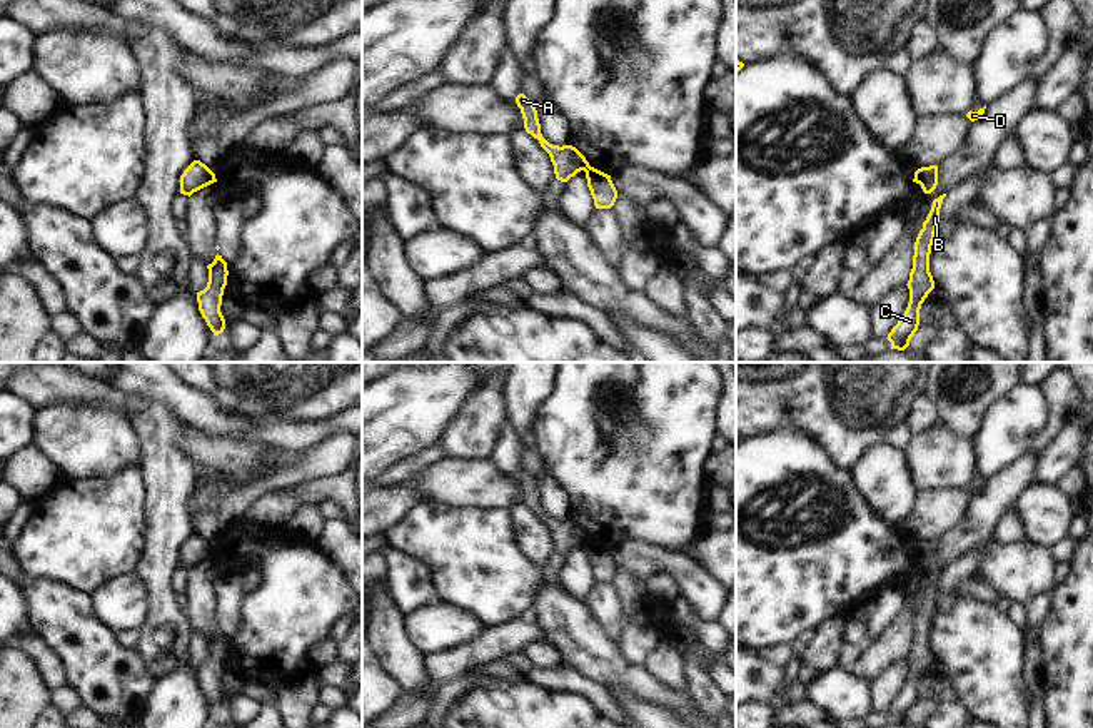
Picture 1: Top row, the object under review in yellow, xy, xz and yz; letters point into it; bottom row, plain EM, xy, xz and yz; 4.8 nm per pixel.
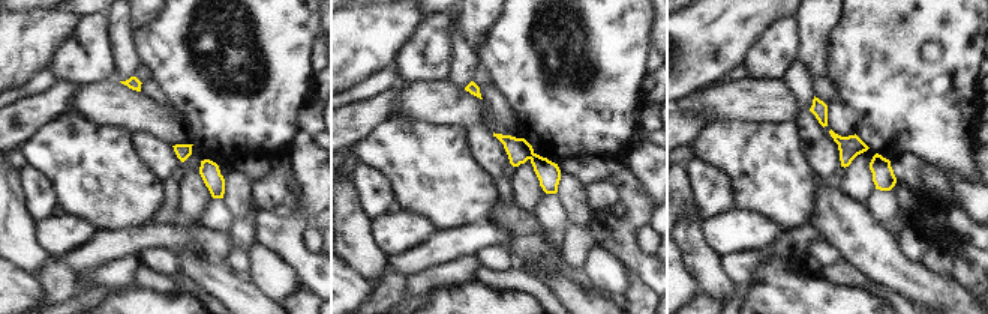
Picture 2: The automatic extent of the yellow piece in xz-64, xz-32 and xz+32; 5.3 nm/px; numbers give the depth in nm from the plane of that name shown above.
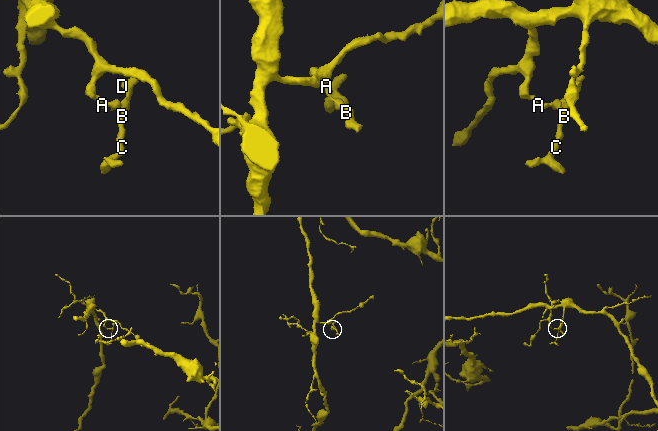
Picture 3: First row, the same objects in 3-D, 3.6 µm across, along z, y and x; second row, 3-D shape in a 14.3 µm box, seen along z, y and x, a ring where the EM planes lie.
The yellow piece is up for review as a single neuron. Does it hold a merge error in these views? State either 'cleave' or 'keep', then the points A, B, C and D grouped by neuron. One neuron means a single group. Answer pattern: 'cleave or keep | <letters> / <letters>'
cleave | A / B C D

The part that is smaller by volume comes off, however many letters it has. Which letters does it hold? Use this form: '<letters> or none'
B, C, D

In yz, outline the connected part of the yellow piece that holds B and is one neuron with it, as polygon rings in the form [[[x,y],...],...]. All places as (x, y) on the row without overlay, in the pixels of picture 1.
[[[946,568],[933,574],[931,584],[926,594],[923,596],[923,603],[916,611],[913,621],[913,643],[906,658],[909,663],[909,676],[903,691],[898,695],[898,698],[891,703],[891,706],[886,711],[891,716],[891,723],[904,725],[909,720],[909,715],[919,700],[921,678],[934,663],[934,655],[929,646],[929,628],[934,614],[936,599],[939,596],[939,583],[944,571]]]

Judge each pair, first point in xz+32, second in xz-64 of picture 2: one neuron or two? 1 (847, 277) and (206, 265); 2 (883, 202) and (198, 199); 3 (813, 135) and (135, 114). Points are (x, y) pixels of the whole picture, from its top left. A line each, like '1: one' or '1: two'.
1: two
2: two
3: two

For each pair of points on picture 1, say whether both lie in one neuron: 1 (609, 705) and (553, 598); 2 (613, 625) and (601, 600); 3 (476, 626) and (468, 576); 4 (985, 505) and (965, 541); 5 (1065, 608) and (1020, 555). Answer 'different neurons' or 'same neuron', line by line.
1: different neurons
2: same neuron
3: different neurons
4: same neuron
5: different neurons

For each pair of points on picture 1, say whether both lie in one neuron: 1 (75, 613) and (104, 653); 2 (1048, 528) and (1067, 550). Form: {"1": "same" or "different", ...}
{"1": "same", "2": "different"}

